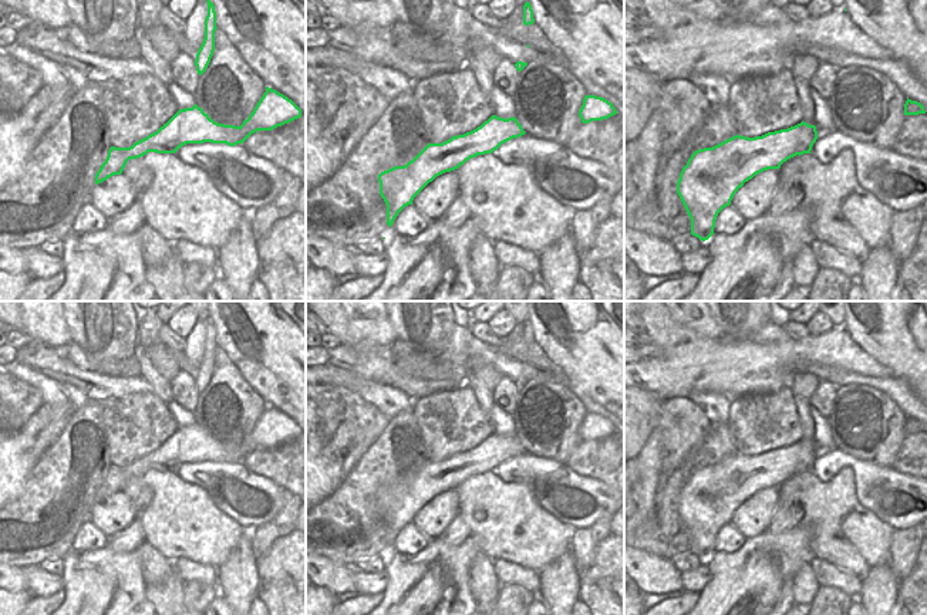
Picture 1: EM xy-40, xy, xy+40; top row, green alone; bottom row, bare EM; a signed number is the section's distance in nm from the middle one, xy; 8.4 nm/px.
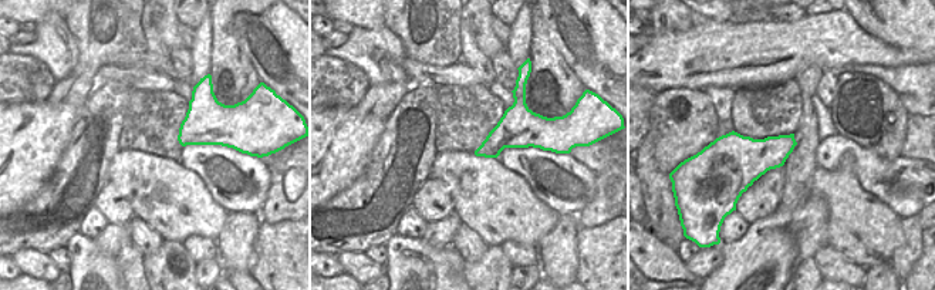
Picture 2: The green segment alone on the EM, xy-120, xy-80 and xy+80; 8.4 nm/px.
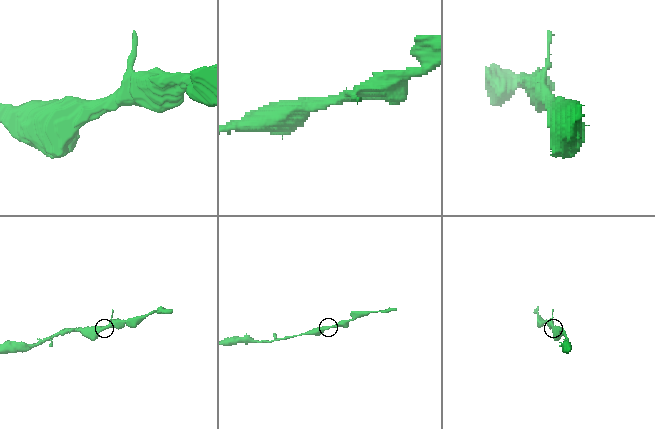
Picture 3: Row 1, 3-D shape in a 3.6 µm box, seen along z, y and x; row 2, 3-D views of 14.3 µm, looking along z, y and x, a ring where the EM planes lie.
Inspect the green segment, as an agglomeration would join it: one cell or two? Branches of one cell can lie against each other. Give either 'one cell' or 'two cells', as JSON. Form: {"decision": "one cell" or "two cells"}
{"decision": "one cell"}

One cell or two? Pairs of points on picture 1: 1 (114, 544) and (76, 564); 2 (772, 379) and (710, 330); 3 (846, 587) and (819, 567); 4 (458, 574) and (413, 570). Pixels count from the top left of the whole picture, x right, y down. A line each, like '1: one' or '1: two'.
1: two
2: two
3: one
4: one

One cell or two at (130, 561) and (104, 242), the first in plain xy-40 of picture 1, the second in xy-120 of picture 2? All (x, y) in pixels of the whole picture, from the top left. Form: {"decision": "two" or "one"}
{"decision": "two"}

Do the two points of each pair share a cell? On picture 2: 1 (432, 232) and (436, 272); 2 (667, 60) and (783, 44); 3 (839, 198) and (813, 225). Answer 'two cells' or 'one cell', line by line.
1: two cells
2: one cell
3: two cells

